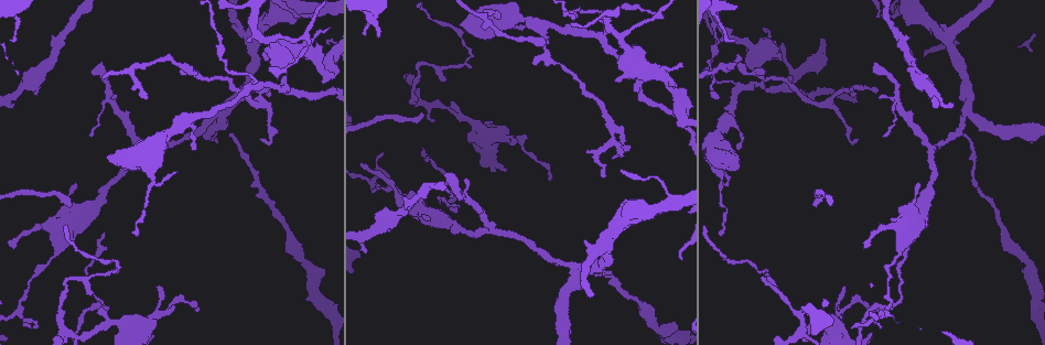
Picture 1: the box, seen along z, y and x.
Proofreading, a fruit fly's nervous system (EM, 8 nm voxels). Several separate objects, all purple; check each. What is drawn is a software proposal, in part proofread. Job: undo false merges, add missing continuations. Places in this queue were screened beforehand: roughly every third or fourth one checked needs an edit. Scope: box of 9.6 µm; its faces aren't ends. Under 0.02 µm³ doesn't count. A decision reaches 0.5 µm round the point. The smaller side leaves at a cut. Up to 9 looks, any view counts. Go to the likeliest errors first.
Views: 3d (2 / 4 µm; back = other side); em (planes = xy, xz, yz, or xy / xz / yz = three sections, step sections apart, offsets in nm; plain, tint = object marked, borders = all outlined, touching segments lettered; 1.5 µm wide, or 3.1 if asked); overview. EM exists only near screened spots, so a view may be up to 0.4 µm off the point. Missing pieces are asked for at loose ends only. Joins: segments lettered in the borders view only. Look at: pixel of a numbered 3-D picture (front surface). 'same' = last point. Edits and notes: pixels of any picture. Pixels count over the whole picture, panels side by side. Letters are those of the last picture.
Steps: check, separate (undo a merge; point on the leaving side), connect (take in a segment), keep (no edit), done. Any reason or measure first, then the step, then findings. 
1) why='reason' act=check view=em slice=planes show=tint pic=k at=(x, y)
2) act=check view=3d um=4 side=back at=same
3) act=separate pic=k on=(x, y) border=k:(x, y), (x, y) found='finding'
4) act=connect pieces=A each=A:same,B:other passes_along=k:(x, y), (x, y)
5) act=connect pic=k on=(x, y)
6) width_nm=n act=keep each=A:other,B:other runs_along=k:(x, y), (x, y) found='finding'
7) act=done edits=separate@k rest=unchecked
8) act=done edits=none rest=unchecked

why='branch stops here' act=check view=em slice=yz step=8 show=borders pic=1 at=(90, 72)

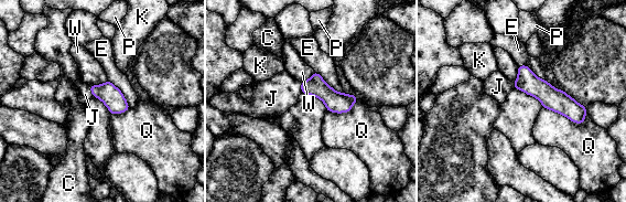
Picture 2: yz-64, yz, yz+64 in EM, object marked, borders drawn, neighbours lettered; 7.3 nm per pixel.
why='cut it another way' act=check view=em slice=planes show=borders at=same

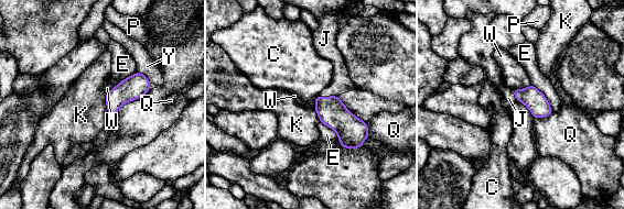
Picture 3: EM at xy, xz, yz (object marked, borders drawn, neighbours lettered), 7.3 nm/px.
width_nm=140 longest_contact=E:260nm act=keep each=C:other,E:other,J:other,K:other,P:other,Q:other,W:other,Y:other found='no lettered segment goes on from it'

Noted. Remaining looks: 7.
act=check view=em slice=planes show=borders pic=1 at=(824, 101)

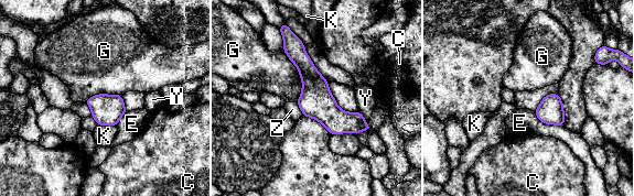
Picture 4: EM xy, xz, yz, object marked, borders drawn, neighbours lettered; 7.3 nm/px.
width_nm=220 act=keep each=C:other,E:other,G:other,K:other,Y:other,Z:other border=4:(282, 50), (301, 79), (297, 101) found='one neuron here'

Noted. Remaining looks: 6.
why='branch stops here' act=check view=3d um=4 pic=1 at=(263, 58)

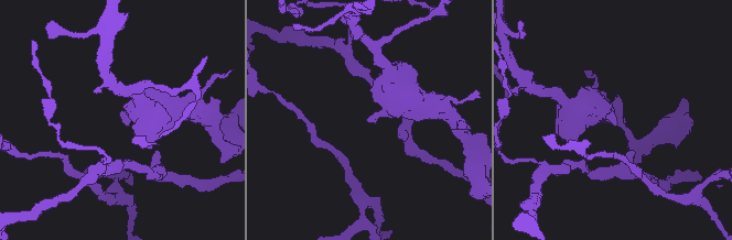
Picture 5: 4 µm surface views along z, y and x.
why='now the EM' act=check view=em slice=planes show=borders pic=5 at=(367, 121)

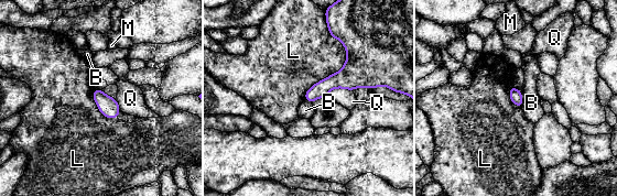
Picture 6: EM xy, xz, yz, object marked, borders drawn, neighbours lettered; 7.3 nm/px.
longest_contact=L:550nm act=keep each=B:other,L:other,M:other,Q:other border=6:(521, 93), (522, 107) found='no lettered segment goes on from it'

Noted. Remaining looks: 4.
why='sharp bend' act=check view=em slice=planes show=tint pic=1 at=(117, 267)

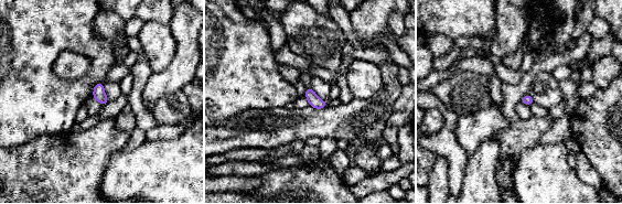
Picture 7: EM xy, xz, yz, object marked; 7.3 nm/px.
why='what lies round it' act=check view=em slice=planes show=borders at=same

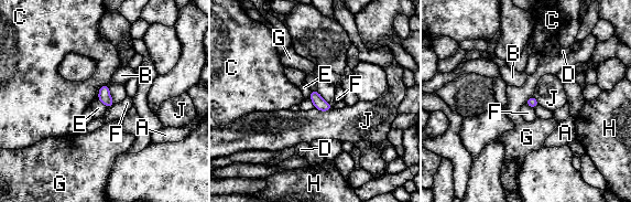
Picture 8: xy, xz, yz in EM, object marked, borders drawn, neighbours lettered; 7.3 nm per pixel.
longest_contact=G:160nm act=keep each=A:other,B:other,C:other,D:other,E:other,F:other,G:other,H:other,J:other found='continuous, no second neuron'

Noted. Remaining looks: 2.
act=done edits=none rest=unchecked

